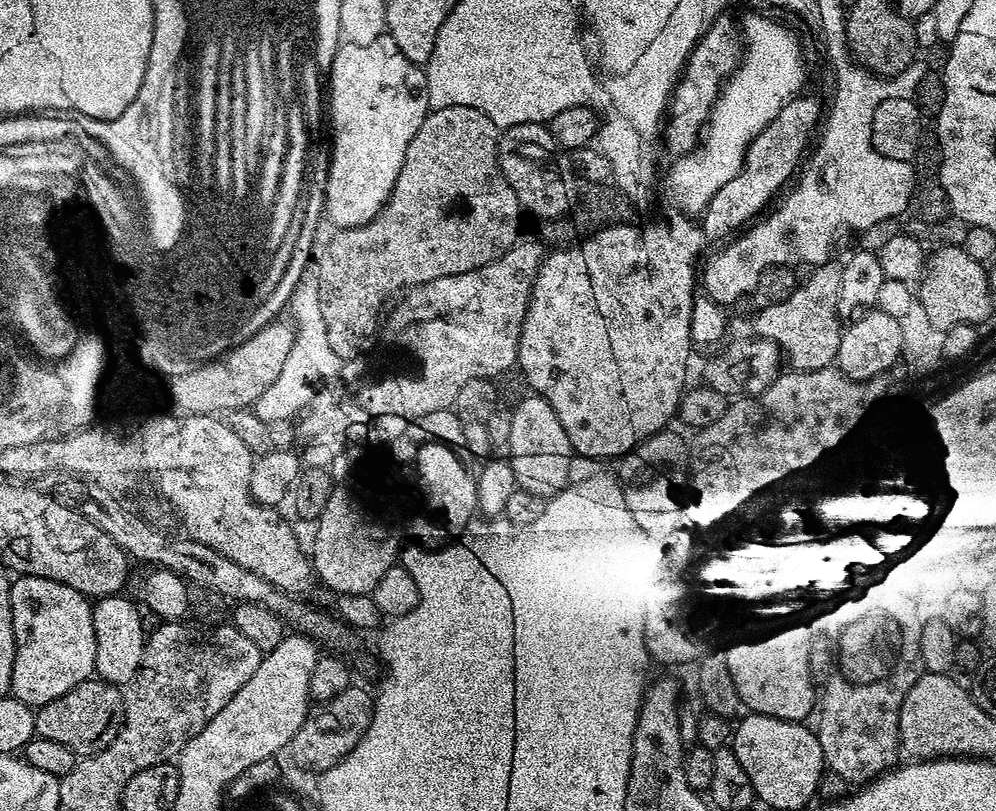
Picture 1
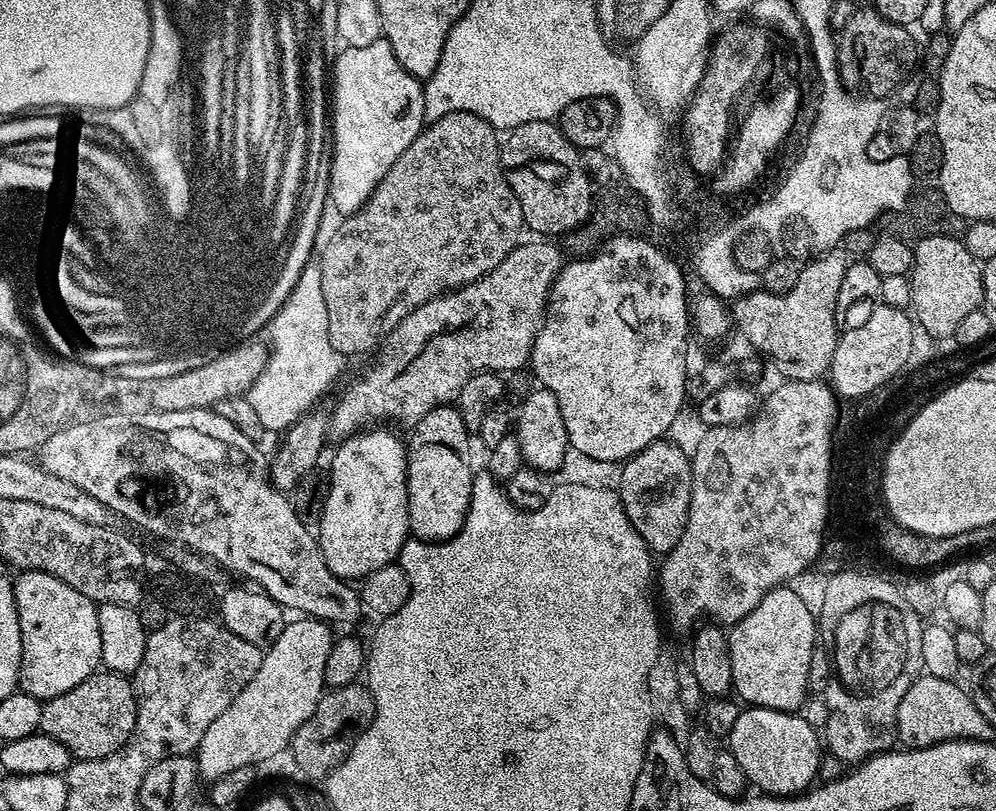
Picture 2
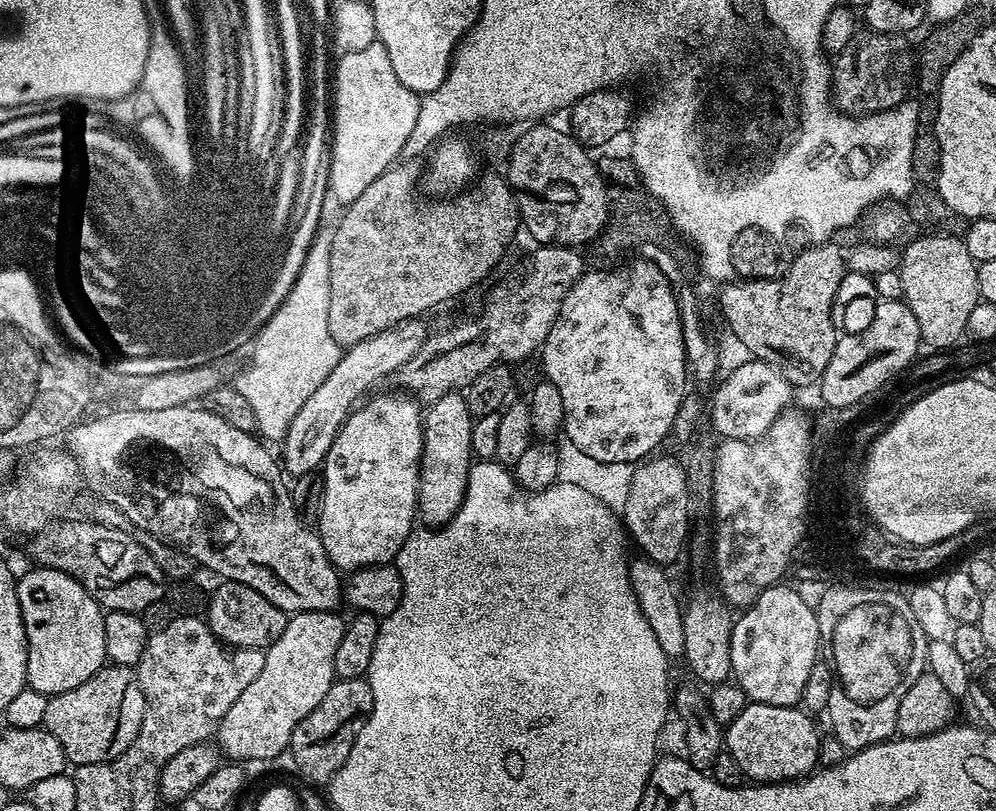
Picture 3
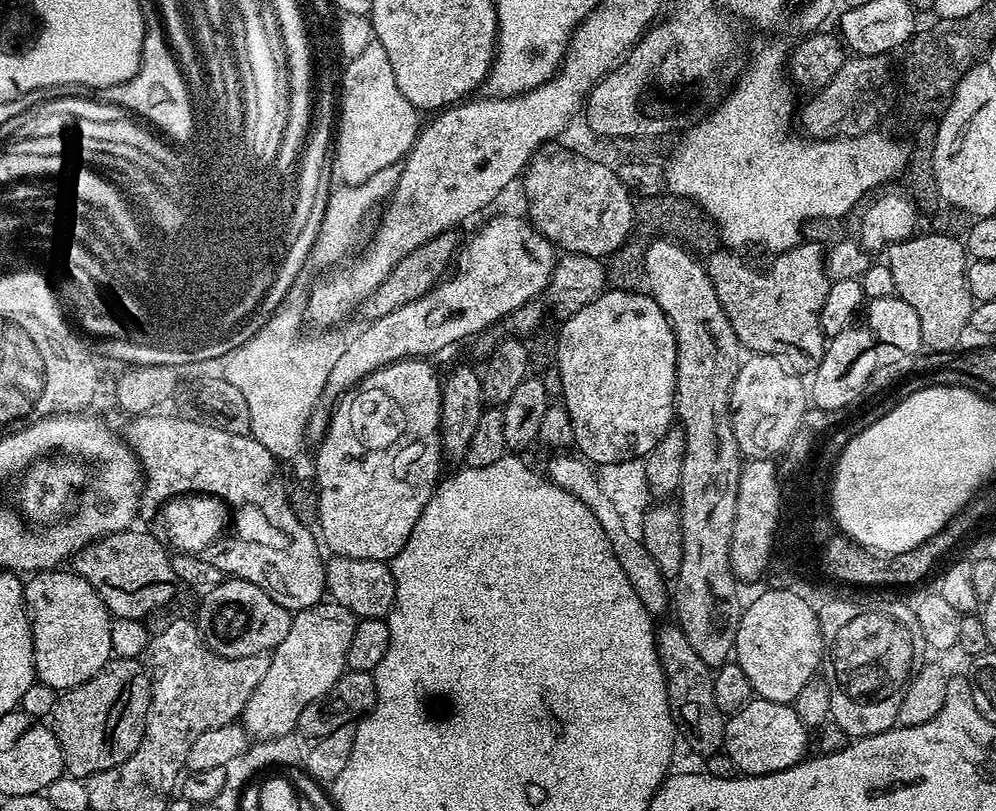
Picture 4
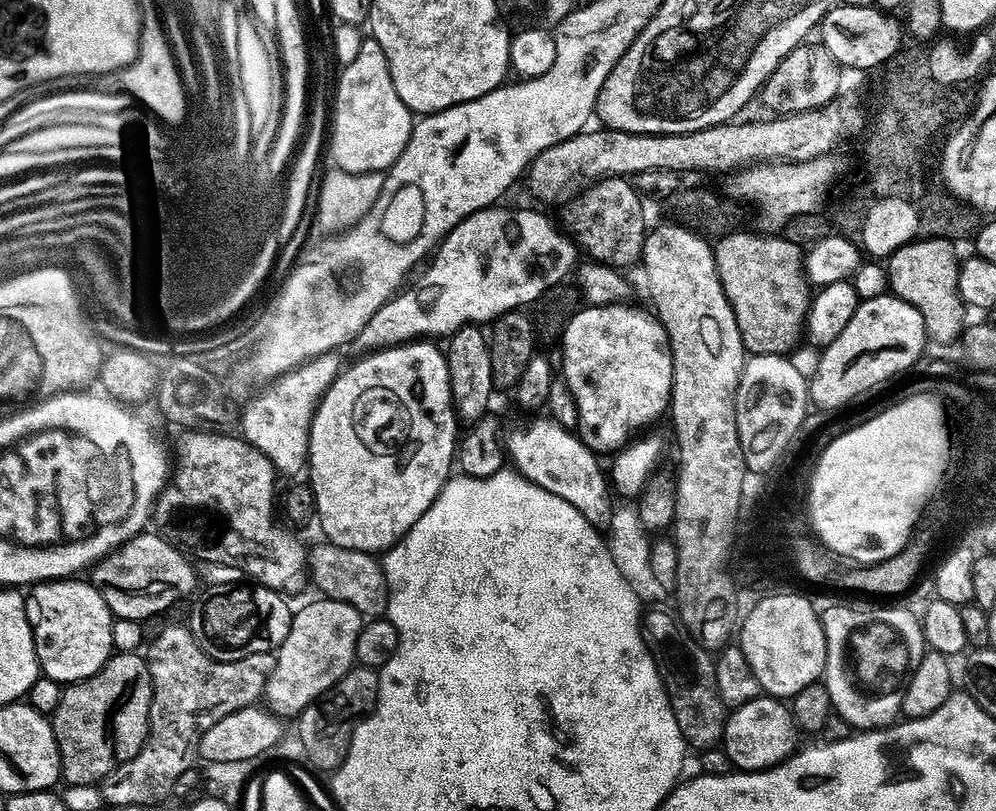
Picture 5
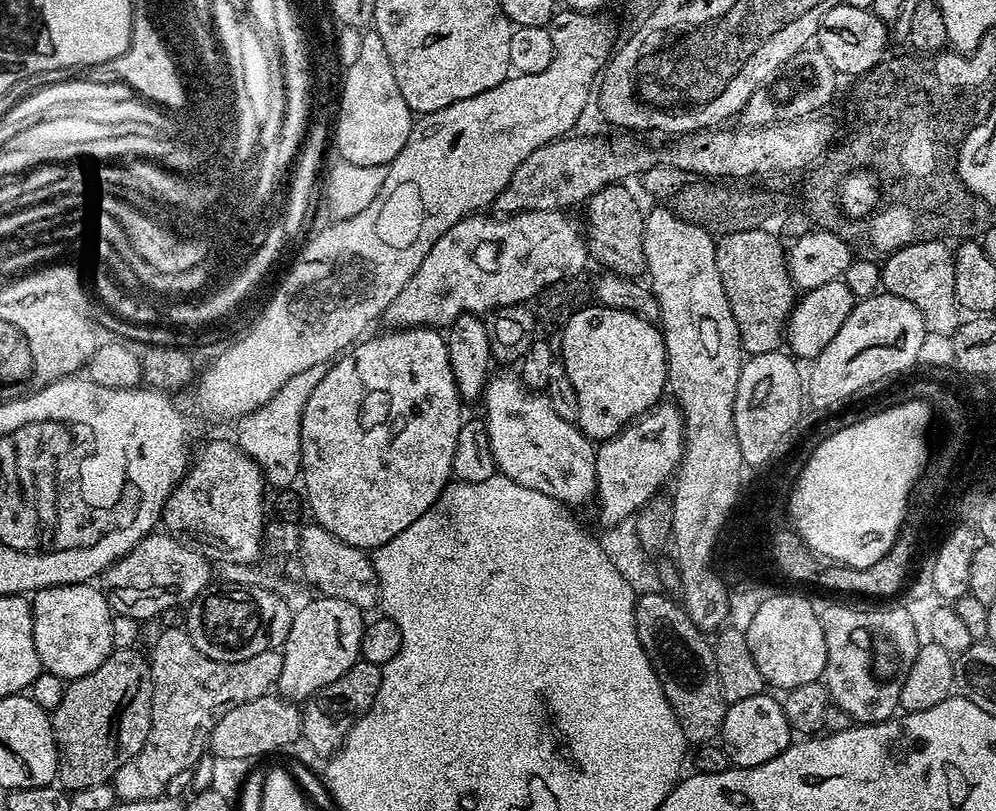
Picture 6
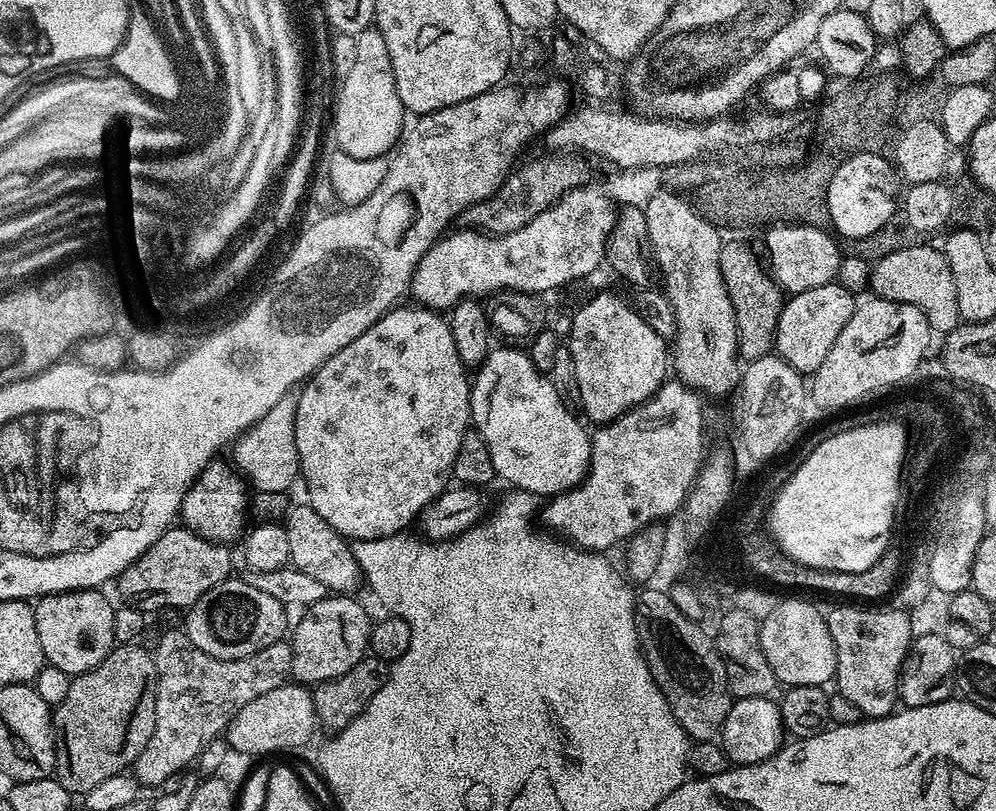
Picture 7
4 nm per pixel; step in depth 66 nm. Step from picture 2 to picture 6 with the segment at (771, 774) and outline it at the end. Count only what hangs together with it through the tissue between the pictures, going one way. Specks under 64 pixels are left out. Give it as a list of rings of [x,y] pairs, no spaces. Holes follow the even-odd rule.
[[[761,694],[754,698],[742,698],[742,702],[729,704],[724,716],[724,724],[720,728],[719,739],[722,741],[724,753],[729,761],[738,768],[753,768],[770,762],[778,754],[788,749],[793,743],[794,733],[788,725],[783,703],[769,694]]]

